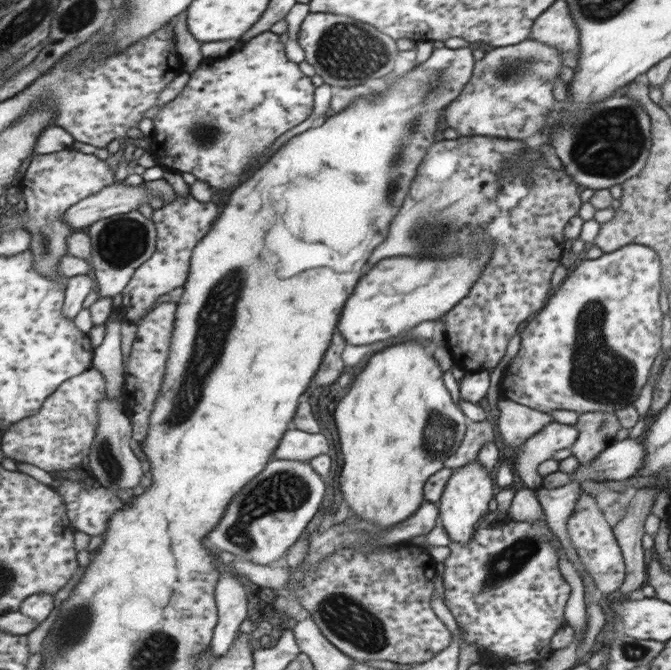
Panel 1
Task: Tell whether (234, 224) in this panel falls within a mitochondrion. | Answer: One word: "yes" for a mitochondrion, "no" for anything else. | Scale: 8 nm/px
no

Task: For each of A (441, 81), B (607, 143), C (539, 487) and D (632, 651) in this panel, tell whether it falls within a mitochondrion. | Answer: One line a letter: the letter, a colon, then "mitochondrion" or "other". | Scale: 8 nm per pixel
A: mitochondrion
B: mitochondrion
C: other
D: mitochondrion

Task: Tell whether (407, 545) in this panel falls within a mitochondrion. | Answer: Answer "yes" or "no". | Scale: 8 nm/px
no

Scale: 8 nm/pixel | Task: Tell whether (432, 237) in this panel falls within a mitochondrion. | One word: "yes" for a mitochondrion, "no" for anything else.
yes

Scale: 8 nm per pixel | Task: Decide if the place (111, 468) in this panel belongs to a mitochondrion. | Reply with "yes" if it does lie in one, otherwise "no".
yes

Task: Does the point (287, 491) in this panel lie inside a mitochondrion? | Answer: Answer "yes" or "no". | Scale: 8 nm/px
yes

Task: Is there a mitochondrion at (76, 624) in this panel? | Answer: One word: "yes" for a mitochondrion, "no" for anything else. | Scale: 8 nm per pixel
yes

